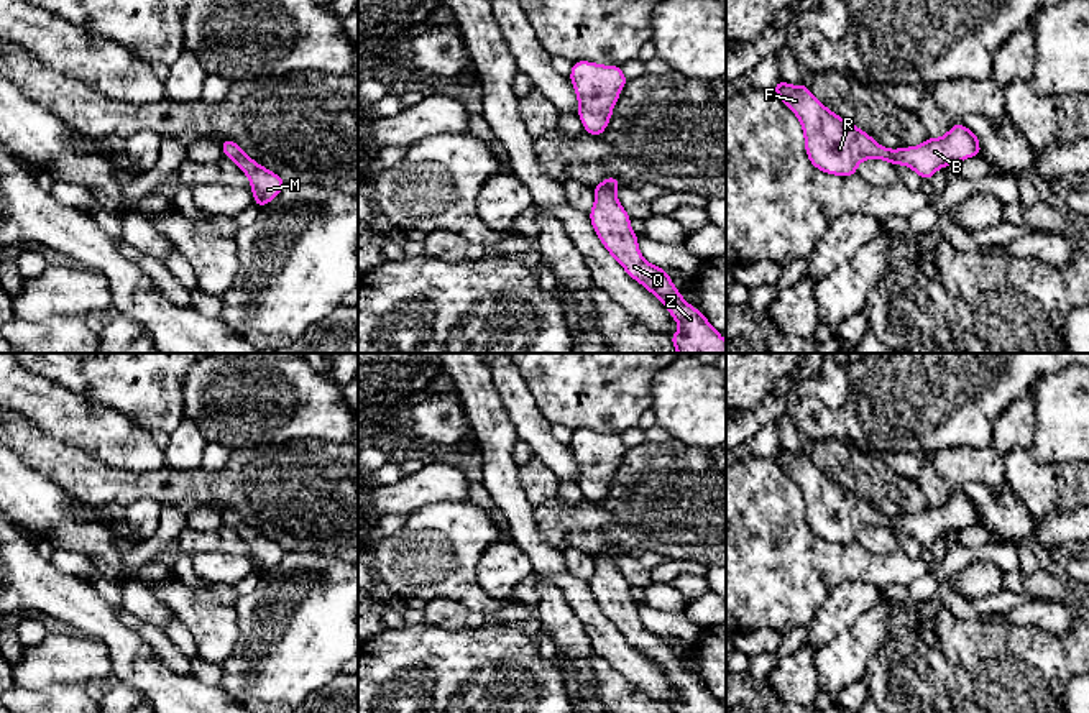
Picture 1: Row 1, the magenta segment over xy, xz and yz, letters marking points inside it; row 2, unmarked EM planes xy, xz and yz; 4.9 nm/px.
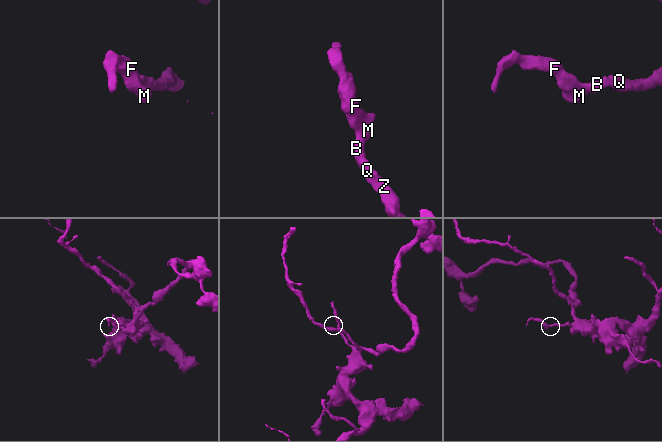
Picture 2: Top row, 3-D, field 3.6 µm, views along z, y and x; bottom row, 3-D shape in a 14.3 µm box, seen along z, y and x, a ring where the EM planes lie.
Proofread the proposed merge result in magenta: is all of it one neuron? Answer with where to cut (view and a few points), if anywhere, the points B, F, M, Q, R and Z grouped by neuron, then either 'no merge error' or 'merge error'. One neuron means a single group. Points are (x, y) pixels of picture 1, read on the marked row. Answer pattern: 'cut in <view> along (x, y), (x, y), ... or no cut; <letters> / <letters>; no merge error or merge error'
no cut; B F M Q R Z; no merge error

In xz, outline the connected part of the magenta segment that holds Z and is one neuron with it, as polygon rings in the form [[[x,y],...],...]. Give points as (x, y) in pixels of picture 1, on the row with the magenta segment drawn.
[[[609,176],[593,187],[595,205],[588,215],[598,238],[632,279],[667,306],[680,329],[670,337],[677,353],[726,353],[726,340],[703,312],[680,296],[665,269],[642,258],[637,235],[629,223],[631,217],[616,197],[619,184],[616,177]]]

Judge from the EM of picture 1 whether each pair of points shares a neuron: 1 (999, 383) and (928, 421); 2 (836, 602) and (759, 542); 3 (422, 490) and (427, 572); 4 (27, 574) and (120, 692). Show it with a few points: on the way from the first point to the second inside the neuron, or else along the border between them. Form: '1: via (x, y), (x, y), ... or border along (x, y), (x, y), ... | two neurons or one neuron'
1: via (981, 383), (966, 383), (946, 403) | one neuron
2: border along (864, 580), (848, 580), (836, 585), (805, 626) | two neurons
3: border along (462, 500), (431, 501), (409, 515) | two neurons
4: border along (119, 682), (145, 695) | two neurons

